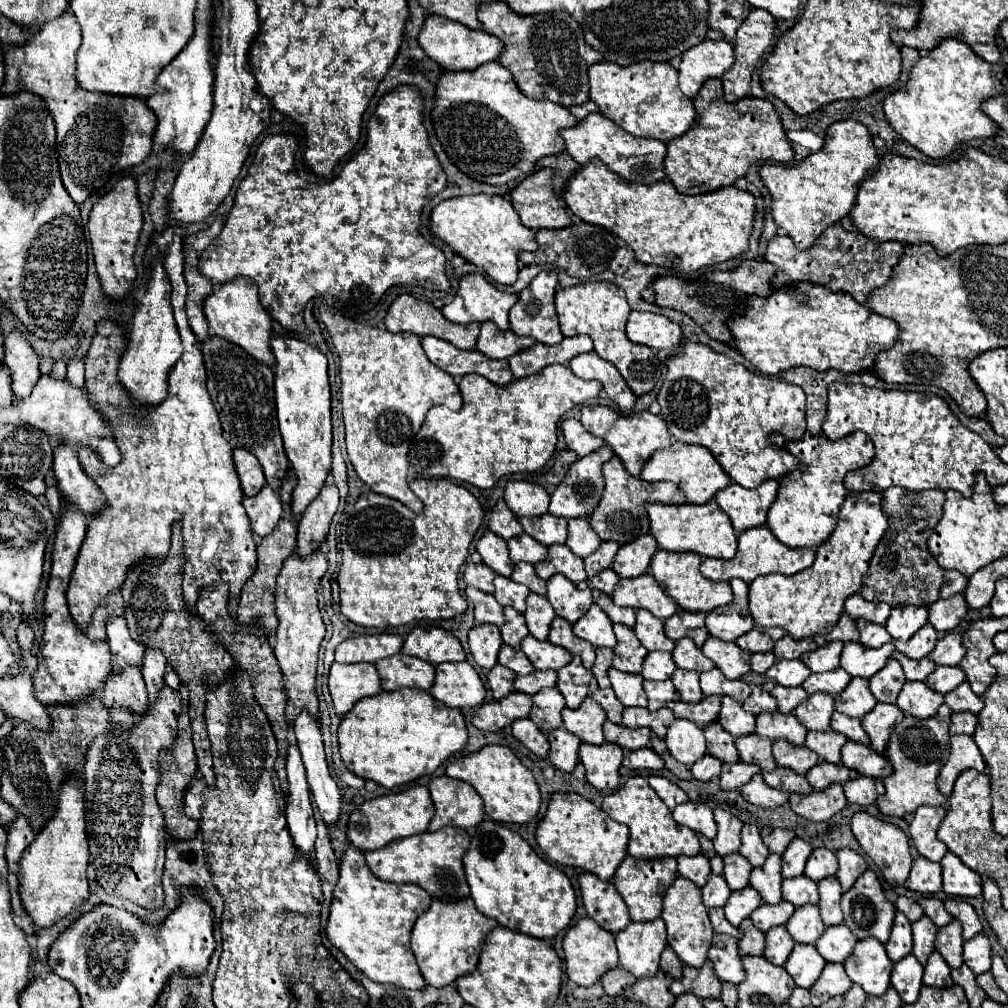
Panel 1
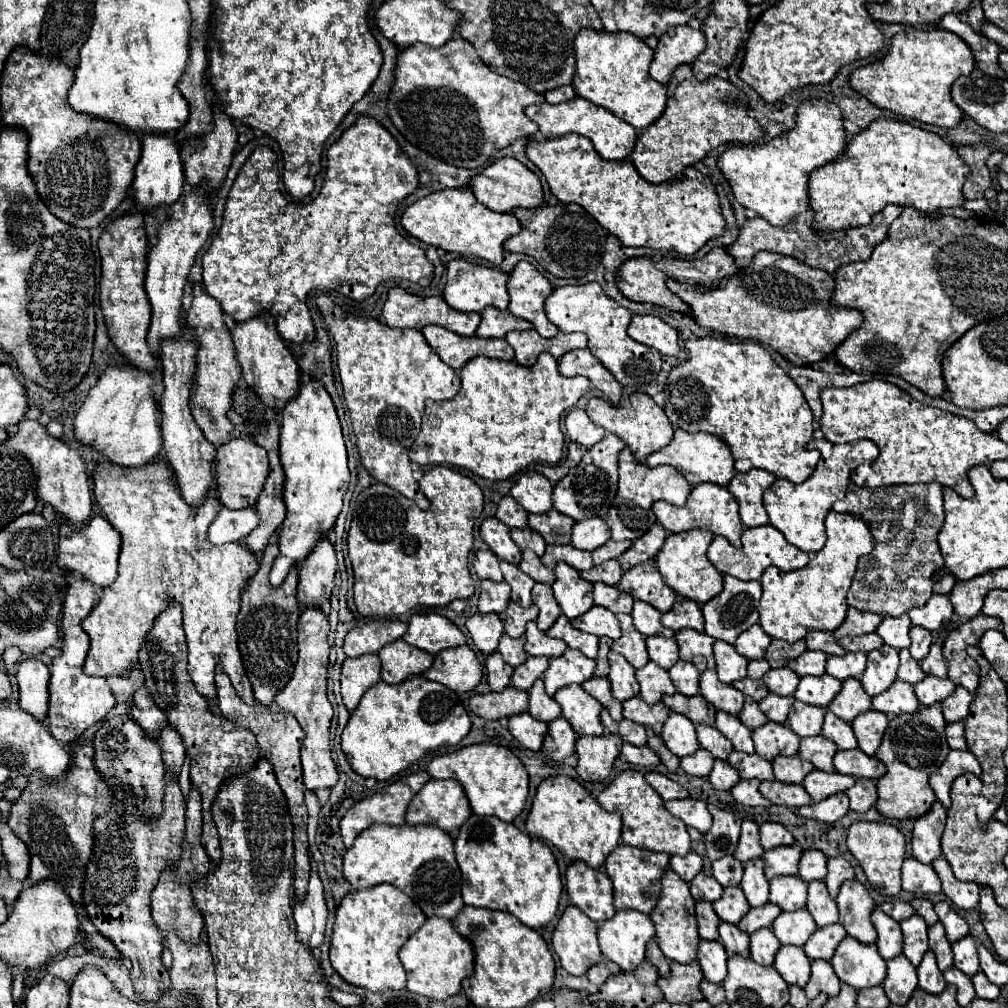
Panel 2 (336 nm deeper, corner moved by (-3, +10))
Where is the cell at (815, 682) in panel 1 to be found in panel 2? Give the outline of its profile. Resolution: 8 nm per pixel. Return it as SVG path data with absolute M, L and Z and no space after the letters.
M825 673L819 677L801 677L793 697L807 705L827 707L839 691L841 691L841 681Z

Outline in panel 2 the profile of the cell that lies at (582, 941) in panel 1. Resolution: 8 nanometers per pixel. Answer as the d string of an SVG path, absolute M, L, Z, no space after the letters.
M569 905L559 917L553 929L551 945L559 957L561 967L569 975L585 975L591 965L603 959L595 921L591 921L575 905Z

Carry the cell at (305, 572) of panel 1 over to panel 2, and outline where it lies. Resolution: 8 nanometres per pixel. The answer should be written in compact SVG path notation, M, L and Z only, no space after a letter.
M305 609L299 617L299 637L297 637L297 647L299 647L299 659L295 665L295 673L287 687L277 693L275 705L283 709L285 713L291 713L301 729L305 731L305 741L301 747L301 761L303 761L303 779L305 787L309 791L317 789L331 789L337 783L337 767L331 759L331 749L329 749L329 725L333 719L333 709L327 699L327 663L329 663L329 643L327 643L327 633L329 633L329 621L319 609Z

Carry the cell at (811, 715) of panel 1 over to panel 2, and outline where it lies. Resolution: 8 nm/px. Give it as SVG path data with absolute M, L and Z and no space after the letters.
M795 701L791 711L789 711L787 727L791 727L799 737L819 735L821 727L823 727L825 711L827 709L823 709L823 707L815 707L815 705L807 705L807 703Z

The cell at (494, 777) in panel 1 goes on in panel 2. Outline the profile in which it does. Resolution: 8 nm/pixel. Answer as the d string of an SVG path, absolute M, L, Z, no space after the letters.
M491 743L469 745L459 751L435 757L427 765L427 773L433 779L457 779L475 815L495 815L501 821L513 821L523 811L529 793L529 775L523 763L507 747Z

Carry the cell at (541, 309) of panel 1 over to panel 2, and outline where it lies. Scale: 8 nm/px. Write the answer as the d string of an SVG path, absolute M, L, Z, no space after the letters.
M519 261L515 269L509 273L509 311L515 317L527 319L533 323L535 331L541 337L555 337L559 329L545 315L545 299L551 295L551 283L535 271L535 267L527 261Z

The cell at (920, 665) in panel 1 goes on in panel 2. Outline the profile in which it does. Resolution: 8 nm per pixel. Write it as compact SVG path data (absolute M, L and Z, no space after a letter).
M901 649L899 657L901 657L901 665L899 665L899 671L897 671L897 679L899 681L915 685L915 683L925 679L925 673L921 671L919 663L915 663L913 657L909 655L909 649Z

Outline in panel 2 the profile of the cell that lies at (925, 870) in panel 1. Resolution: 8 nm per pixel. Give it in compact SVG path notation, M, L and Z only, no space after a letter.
M913 857L905 859L901 867L901 877L903 877L903 891L919 893L919 895L941 893L941 881L933 871L933 867L923 865Z

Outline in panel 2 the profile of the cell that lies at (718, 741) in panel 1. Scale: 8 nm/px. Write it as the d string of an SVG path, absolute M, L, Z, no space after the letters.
M695 725L697 731L697 741L703 749L707 749L715 759L725 761L729 753L733 751L733 745L727 737L723 737L715 727L711 725Z

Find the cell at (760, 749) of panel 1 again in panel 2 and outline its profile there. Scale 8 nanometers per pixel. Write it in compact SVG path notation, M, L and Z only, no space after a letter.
M733 751L729 755L729 765L739 771L741 779L759 779L759 781L773 781L773 769L769 761L763 761L763 757L757 757L757 753L747 755Z

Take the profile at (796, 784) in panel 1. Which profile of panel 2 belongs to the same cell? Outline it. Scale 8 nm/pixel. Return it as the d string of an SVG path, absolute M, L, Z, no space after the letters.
M763 781L759 785L759 793L775 805L785 805L785 807L811 805L811 797L803 789L803 785L783 785L781 781Z

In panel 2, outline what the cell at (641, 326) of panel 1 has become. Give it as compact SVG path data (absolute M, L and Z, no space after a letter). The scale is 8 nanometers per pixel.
M633 315L629 323L629 337L669 357L677 357L681 349L677 341L677 331L663 319L653 315Z

